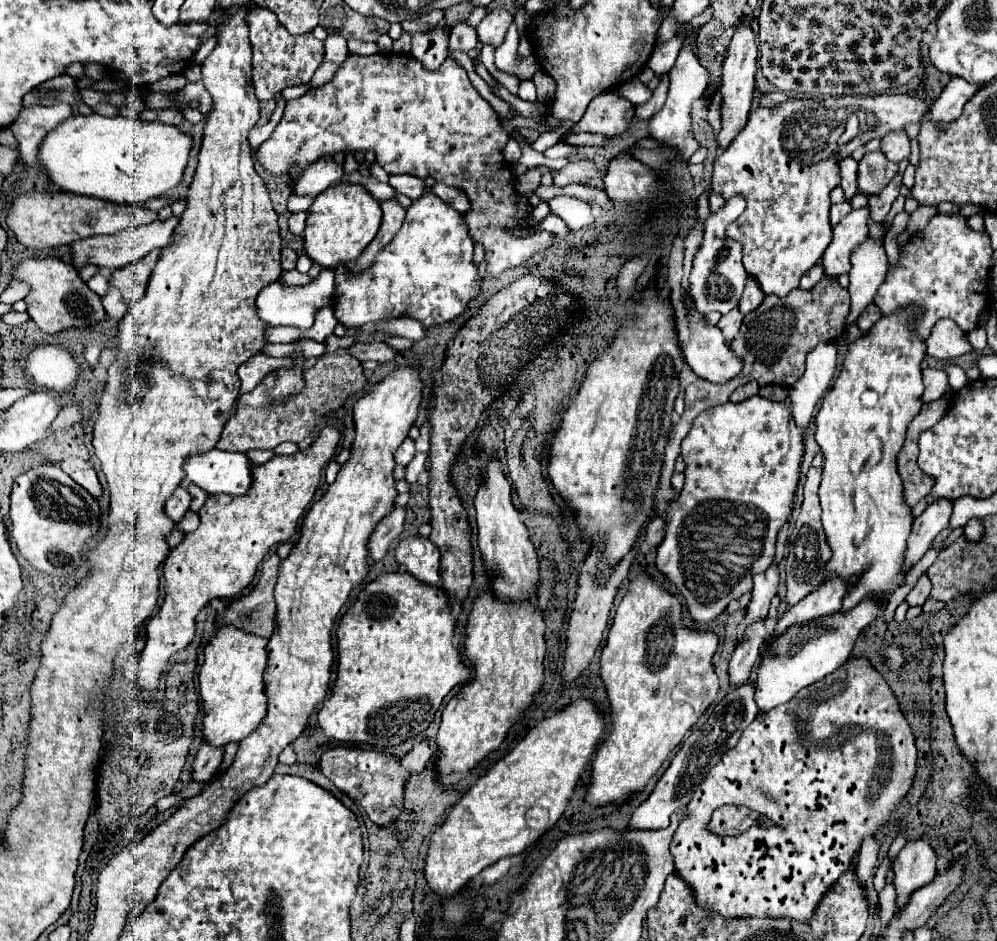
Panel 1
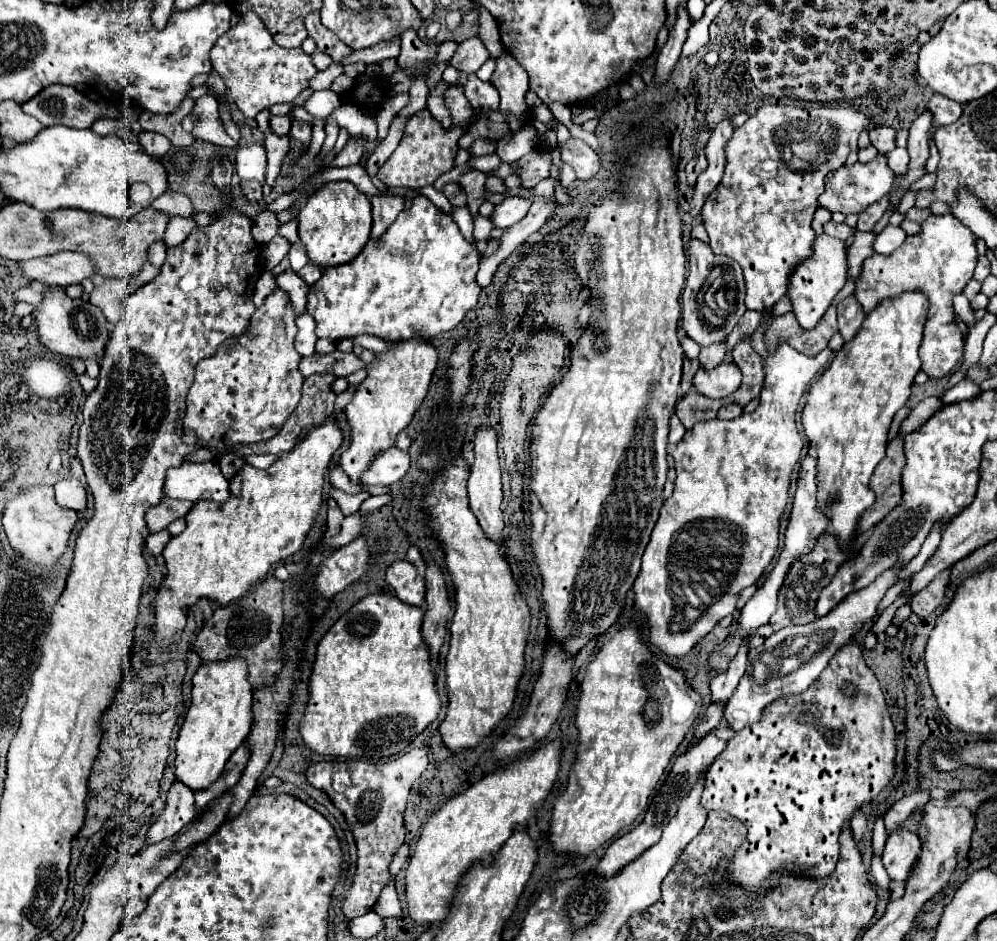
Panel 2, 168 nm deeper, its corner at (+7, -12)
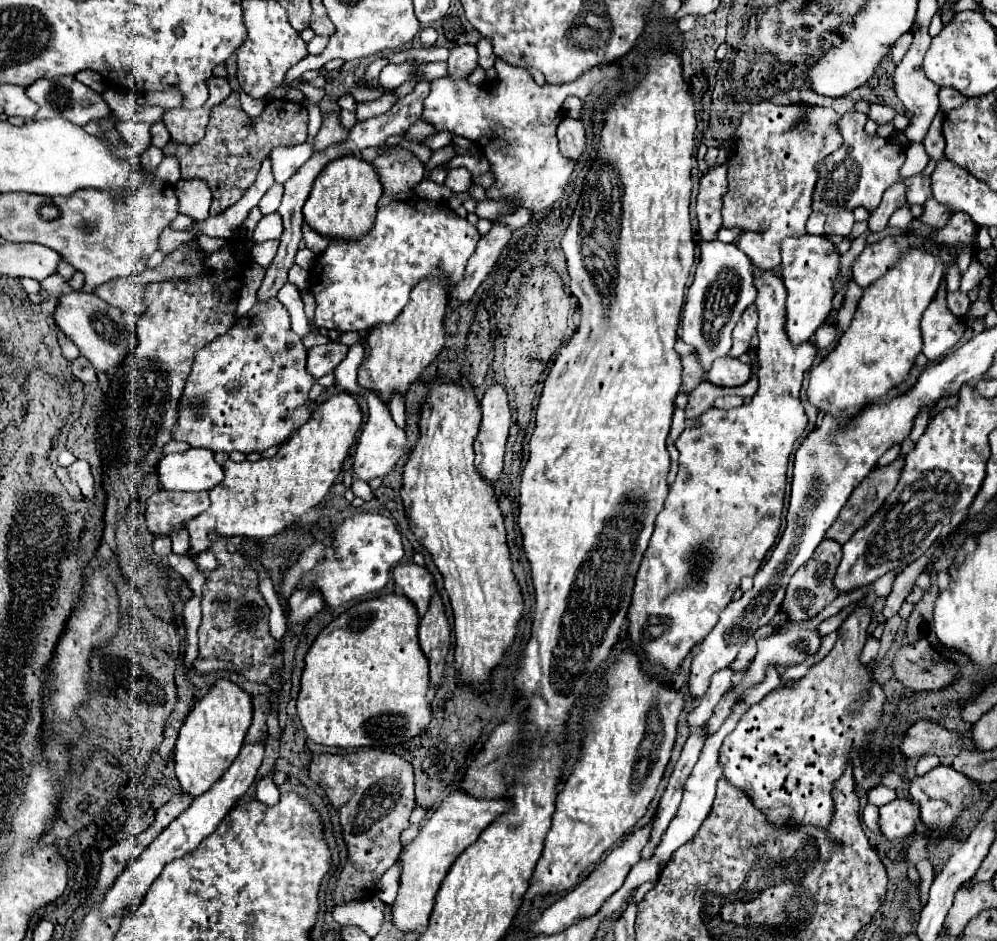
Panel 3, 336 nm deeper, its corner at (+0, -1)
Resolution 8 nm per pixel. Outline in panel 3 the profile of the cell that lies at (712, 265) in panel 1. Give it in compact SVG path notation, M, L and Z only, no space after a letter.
M720 240L700 242L700 262L694 272L694 282L686 292L686 304L682 314L682 340L692 344L700 356L704 370L710 364L730 352L730 336L742 312L754 304L754 272L748 256L740 252L734 244L724 244Z

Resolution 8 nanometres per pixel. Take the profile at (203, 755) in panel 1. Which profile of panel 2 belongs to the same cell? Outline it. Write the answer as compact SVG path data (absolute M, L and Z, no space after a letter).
M175 781L167 793L165 809L159 821L155 821L145 835L145 847L177 835L195 817L197 817L197 809L195 809L193 791L187 785Z

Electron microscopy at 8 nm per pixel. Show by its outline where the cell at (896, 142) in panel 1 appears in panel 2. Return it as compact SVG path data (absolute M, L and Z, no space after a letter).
M873 127L869 129L869 139L871 139L871 145L877 147L877 151L881 155L885 155L887 151L891 151L895 147L895 129L891 127Z

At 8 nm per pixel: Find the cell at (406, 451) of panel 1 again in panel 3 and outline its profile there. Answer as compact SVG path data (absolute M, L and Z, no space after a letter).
M366 394L366 402L368 402L368 422L362 430L362 436L358 440L358 448L354 454L354 472L358 478L362 480L370 480L370 478L384 478L386 474L390 474L394 470L394 466L398 464L398 460L406 454L406 432L402 428L398 428L388 412L388 408L374 396L374 394Z

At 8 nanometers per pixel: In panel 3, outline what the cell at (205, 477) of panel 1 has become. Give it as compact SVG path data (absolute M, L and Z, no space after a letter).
M190 448L188 452L166 454L158 462L158 478L166 490L200 492L220 484L224 470L208 448Z

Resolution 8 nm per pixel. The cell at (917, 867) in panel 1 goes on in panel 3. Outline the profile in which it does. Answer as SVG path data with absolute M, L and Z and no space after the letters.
M896 798L880 808L880 830L892 842L910 842L916 834L918 820L918 806L904 798Z

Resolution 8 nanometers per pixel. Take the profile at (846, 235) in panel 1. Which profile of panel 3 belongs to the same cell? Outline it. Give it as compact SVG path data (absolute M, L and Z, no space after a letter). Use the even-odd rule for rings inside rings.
M804 234L800 238L786 238L782 242L782 280L788 292L786 300L786 332L792 344L810 340L810 336L824 324L832 310L834 284L840 274L842 254L836 250L834 242L824 236ZM794 310L798 316L794 316Z

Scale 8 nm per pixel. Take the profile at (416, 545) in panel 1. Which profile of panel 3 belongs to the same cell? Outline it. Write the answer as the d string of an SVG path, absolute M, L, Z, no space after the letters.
M414 562L408 564L396 564L392 570L396 588L408 596L416 608L418 614L424 616L424 612L430 606L430 598L432 598L432 574L428 572L426 566L418 566Z

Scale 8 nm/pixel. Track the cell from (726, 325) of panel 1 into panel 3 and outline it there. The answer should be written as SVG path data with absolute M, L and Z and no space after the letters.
M688 354L688 356L682 358L682 368L684 368L684 372L682 372L682 378L684 378L682 392L690 392L704 380L702 364L698 364L698 356Z

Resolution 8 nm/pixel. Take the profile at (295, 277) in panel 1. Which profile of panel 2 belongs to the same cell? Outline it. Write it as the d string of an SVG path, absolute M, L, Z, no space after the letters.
M417 195L413 205L399 213L379 241L369 241L353 261L339 267L327 267L321 279L309 287L307 313L315 319L315 335L331 341L375 335L397 343L401 339L409 339L415 331L419 331L425 339L451 331L479 299L481 289L475 283L479 259L475 243L469 243L461 235L453 219L437 209L425 195Z

